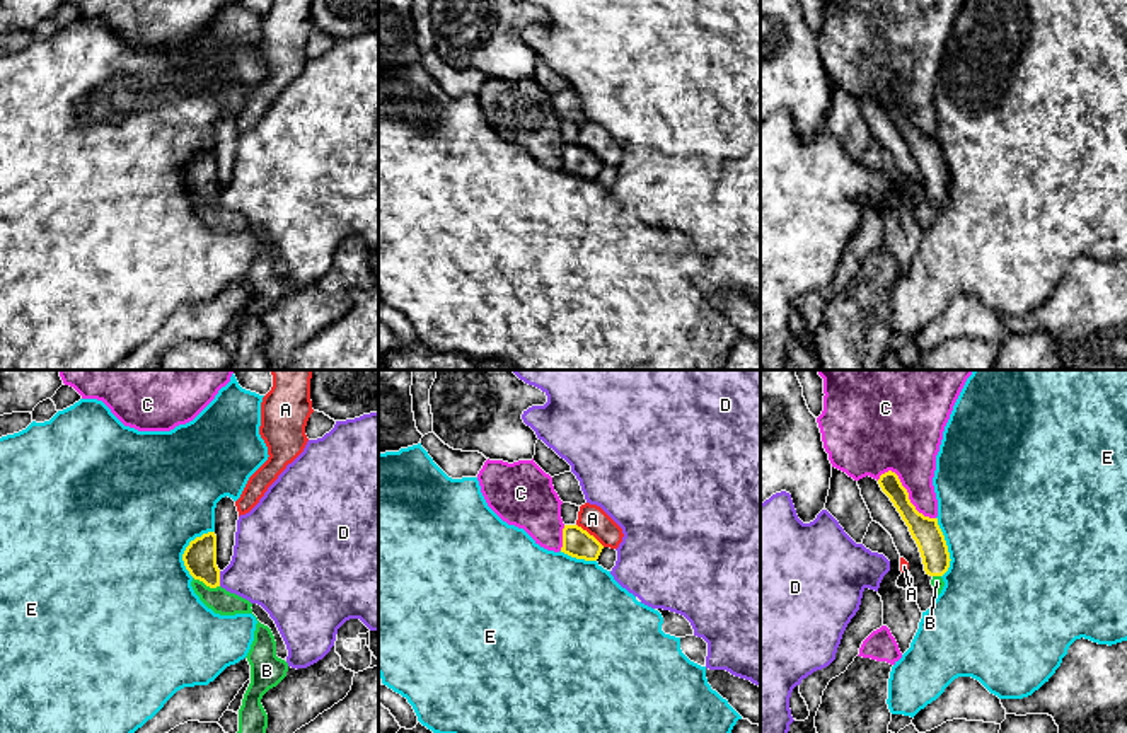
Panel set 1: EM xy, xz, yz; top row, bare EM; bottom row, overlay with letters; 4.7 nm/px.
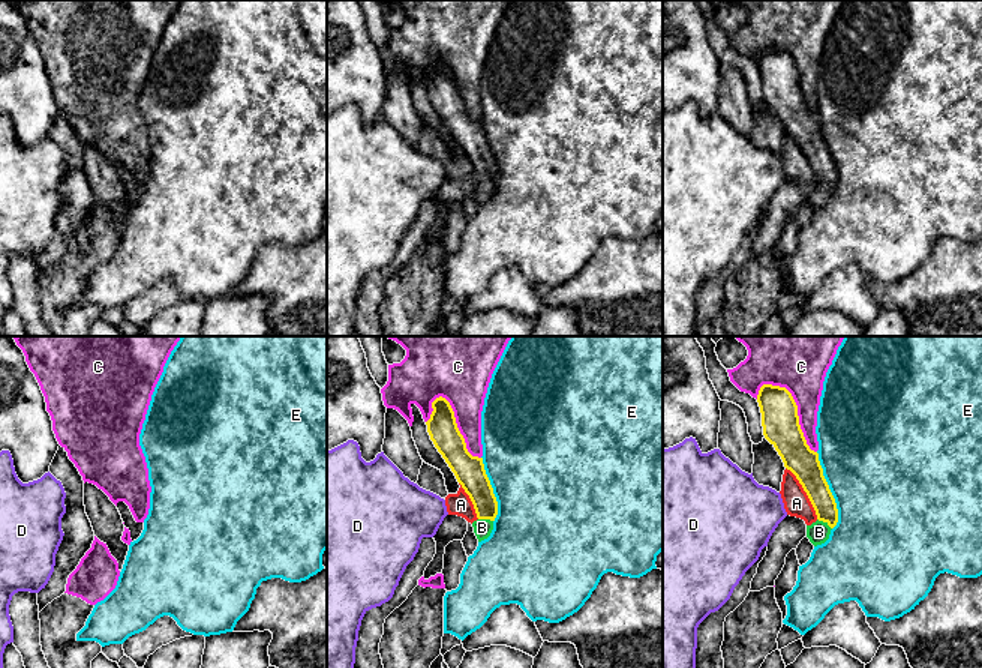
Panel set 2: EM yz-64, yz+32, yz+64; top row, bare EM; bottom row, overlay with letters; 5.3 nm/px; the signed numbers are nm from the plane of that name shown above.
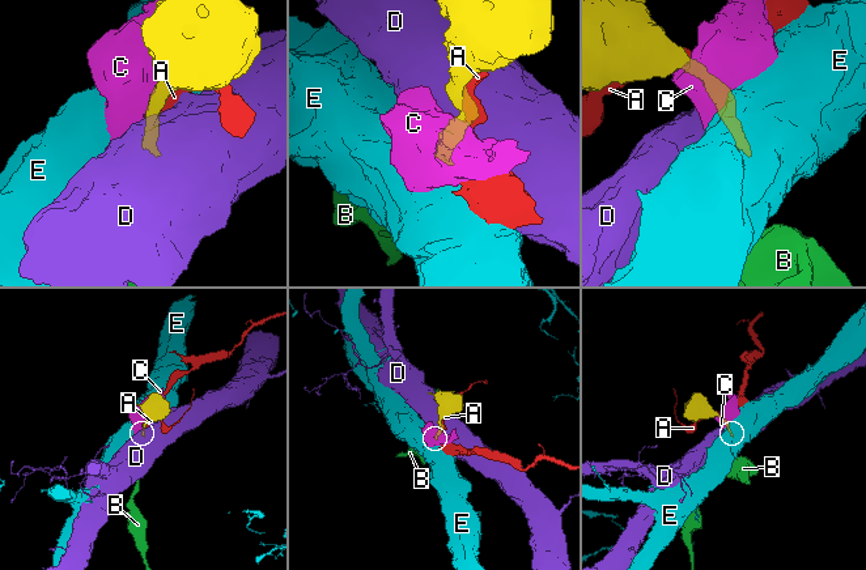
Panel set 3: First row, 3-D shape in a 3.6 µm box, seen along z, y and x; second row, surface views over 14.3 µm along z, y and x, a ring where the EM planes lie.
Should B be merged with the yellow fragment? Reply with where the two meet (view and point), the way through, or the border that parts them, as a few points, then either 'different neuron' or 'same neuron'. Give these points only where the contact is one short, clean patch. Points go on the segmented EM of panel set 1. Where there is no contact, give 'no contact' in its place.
xy (207, 585) | across xy (200, 558), (207, 585), (222, 602) | same neuron

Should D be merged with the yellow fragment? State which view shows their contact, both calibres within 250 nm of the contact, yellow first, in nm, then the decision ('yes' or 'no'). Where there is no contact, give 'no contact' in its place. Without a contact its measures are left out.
xy | 160/360 nm | no

